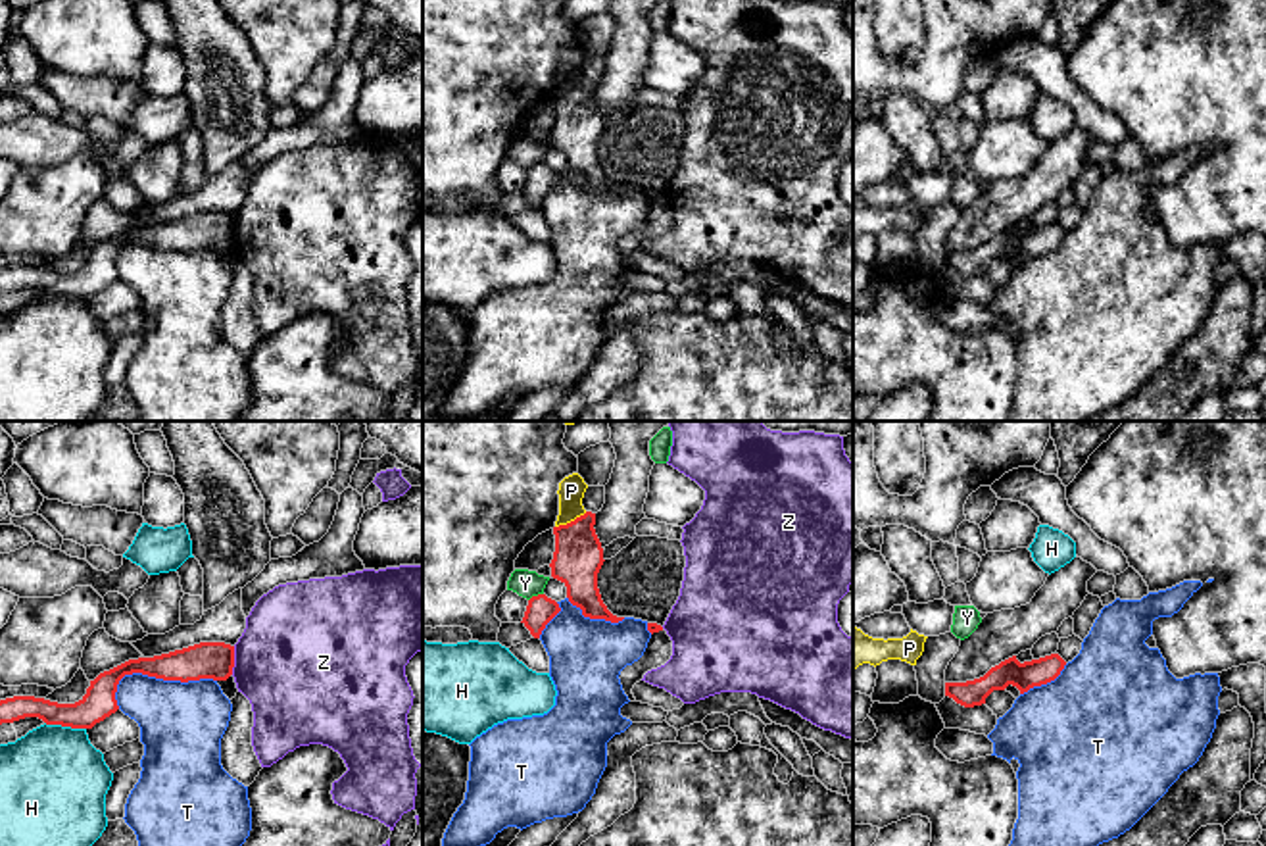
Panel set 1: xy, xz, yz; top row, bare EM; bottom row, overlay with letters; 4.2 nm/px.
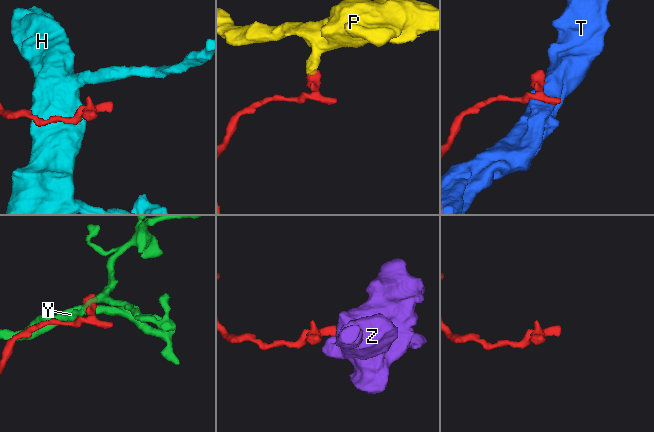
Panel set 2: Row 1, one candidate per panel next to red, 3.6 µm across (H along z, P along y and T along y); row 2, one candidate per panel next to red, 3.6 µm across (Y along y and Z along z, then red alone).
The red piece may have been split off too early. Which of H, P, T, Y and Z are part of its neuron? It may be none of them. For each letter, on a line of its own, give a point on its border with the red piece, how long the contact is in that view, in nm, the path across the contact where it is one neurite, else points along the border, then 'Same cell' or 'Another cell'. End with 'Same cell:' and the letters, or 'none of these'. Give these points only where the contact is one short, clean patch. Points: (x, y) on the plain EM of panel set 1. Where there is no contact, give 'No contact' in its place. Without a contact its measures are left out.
H: Touches red at xy (66, 295). Shared border 180 nm. Another cell
P: Touches red at xz (571, 91). Shared border 150 nm. Boundary: xz (586, 81), (556, 97). Another cell
T: Touches red at xy (158, 247). Shared border 440 nm. Another cell
Y: Touches red at xz (535, 166). Shared border 70 nm. Boundary: xz (542, 162), (529, 170). Another cell
Z: Touches red at xy (233, 229). Shared border 120 nm. Another cell
Same cell: none of these

